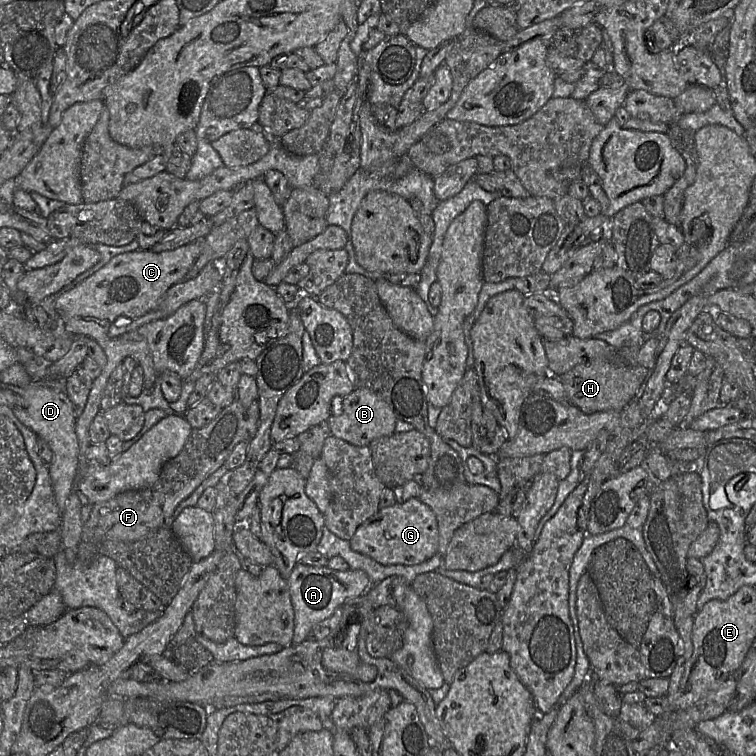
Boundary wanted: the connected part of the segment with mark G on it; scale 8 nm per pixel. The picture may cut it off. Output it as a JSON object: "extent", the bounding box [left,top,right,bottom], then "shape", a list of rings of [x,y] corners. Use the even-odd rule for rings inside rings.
{"extent":[349,498,439,565],"shape":[[[418,498],[379,509],[363,522],[349,540],[353,551],[382,565],[417,565],[438,553],[439,531],[434,512]]]}

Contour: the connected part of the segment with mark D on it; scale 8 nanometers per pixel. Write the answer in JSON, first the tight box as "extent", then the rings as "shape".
{"extent":[10,381,79,514],"shape":[[[33,381],[26,387],[12,386],[10,389],[19,394],[19,403],[15,403],[12,407],[16,417],[38,437],[44,439],[53,452],[49,473],[56,504],[60,513],[63,514],[67,496],[74,487],[79,464],[79,443],[75,433],[77,418],[73,404],[64,392],[35,385]]]}

